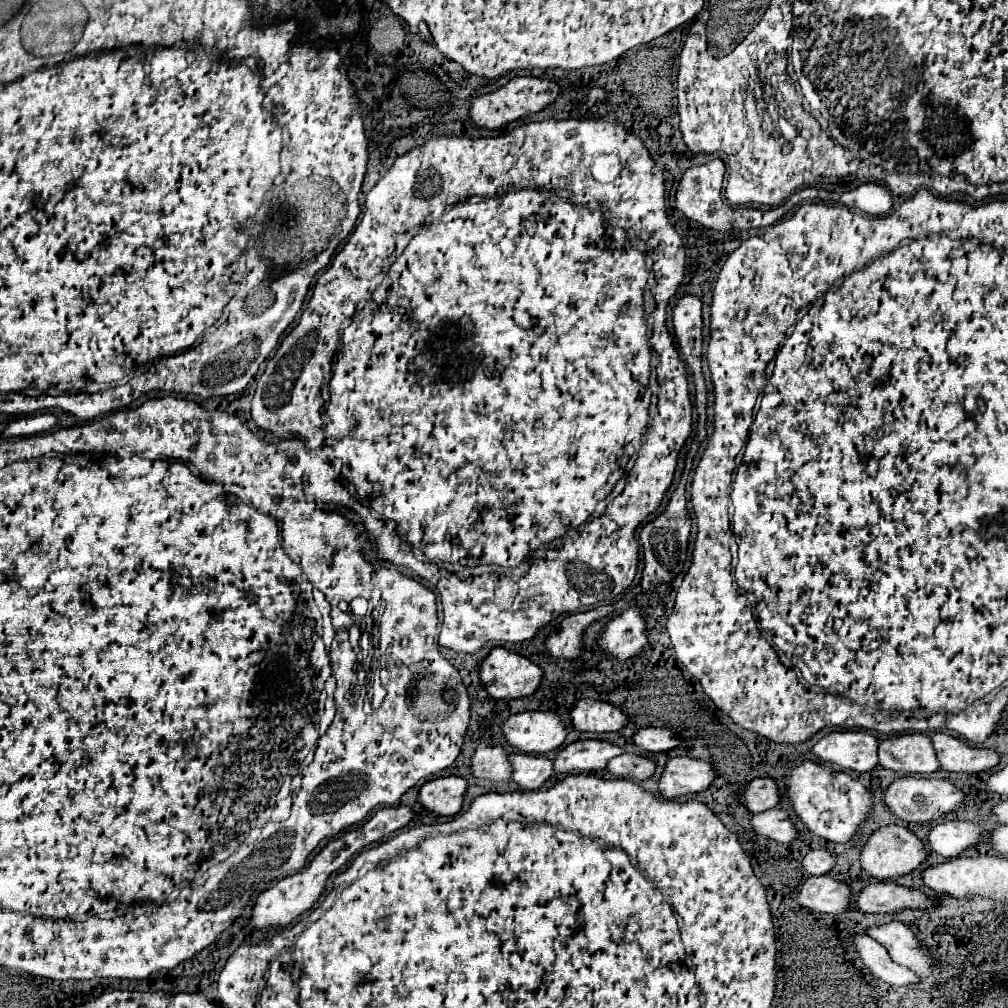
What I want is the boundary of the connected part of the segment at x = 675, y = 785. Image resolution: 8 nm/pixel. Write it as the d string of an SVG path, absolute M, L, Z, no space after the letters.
M689 756L669 758L659 776L659 794L677 798L681 794L701 792L713 782L713 770L707 762Z

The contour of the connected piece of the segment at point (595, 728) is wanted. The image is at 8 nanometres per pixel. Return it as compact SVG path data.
M591 698L573 702L569 716L573 728L579 732L613 732L627 722L627 716L619 708Z

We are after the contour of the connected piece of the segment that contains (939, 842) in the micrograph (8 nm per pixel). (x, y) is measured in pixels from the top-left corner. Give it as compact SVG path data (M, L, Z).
M947 820L931 826L927 834L927 846L929 850L945 858L955 858L961 850L975 846L981 834L983 830L977 824L963 822L963 820Z

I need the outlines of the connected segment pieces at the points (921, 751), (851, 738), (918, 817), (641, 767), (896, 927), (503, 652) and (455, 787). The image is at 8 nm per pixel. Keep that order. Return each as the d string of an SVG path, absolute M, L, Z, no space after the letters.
M897 734L879 740L879 766L903 774L929 774L939 770L929 734Z
M861 730L829 732L811 748L811 752L843 770L867 772L877 766L877 738Z
M905 776L905 778L897 778L893 780L887 788L885 788L885 806L891 814L899 816L905 822L927 822L927 820L935 820L941 814L947 814L951 810L955 810L961 802L963 802L963 792L959 788L955 788L951 782L947 780L937 780L937 778L915 778L915 776Z
M625 752L625 754L609 760L607 772L613 778L647 780L655 772L655 762L651 758L647 758L645 752Z
M893 920L887 924L873 924L865 930L865 934L883 944L897 964L911 968L917 972L917 976L931 974L933 958L921 948L921 944L915 940L915 934L903 922Z
M501 646L493 648L479 664L479 680L495 700L533 694L539 686L541 674L543 672L537 664Z
M457 776L433 778L419 788L417 802L437 816L453 816L461 810L465 790L467 782L463 778Z

